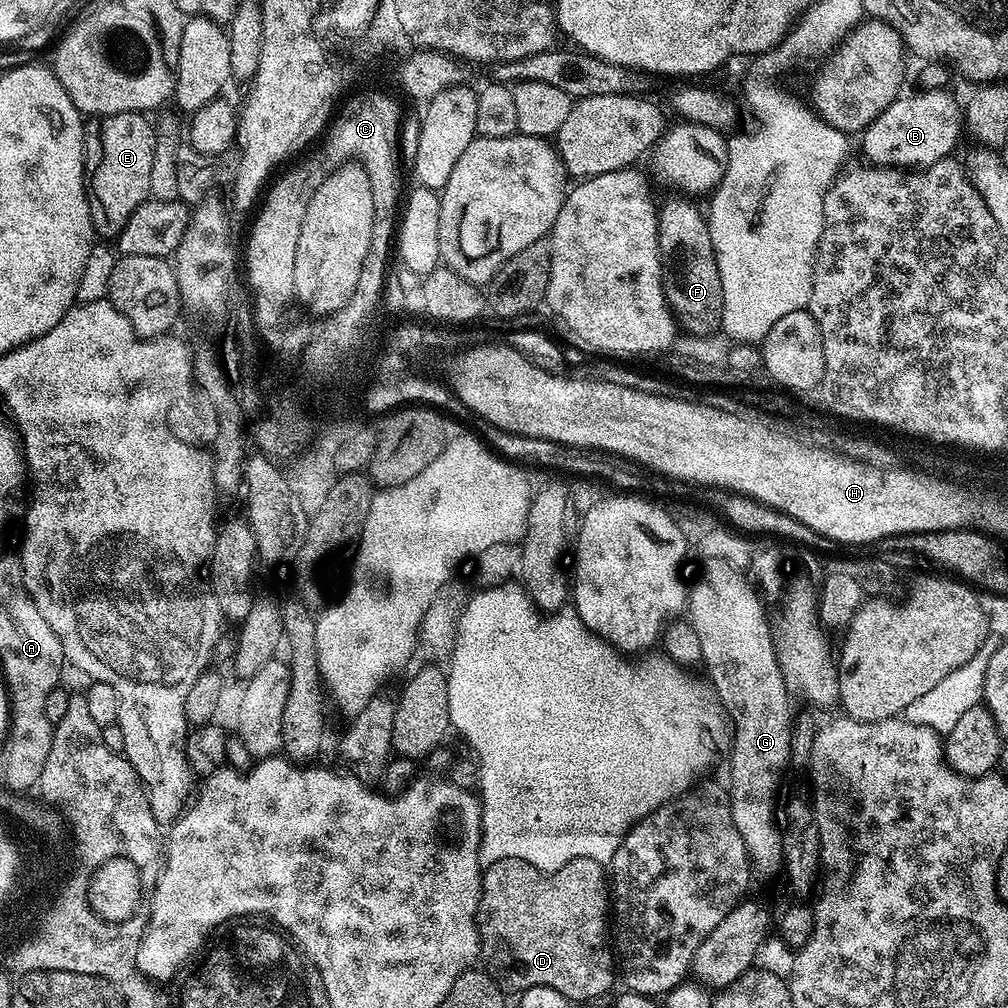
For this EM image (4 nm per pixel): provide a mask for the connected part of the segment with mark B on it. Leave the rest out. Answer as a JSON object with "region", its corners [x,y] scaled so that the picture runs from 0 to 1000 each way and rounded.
{"region":[[[916,89],[889,96],[852,136],[862,164],[890,169],[913,169],[945,154],[954,131],[954,108],[938,89]]]}

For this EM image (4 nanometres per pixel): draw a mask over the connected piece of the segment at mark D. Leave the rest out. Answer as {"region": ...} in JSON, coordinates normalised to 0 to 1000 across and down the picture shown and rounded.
{"region":[[[498,851],[494,855],[483,858],[476,871],[476,898],[472,904],[472,922],[477,931],[477,951],[481,963],[493,974],[501,987],[512,988],[528,981],[530,978],[544,978],[554,982],[556,986],[568,995],[581,994],[599,987],[611,974],[611,952],[605,936],[605,925],[601,909],[605,907],[605,877],[601,872],[600,858],[594,857],[589,851],[569,851],[562,855],[553,865],[535,865],[526,855],[514,851]]]}

